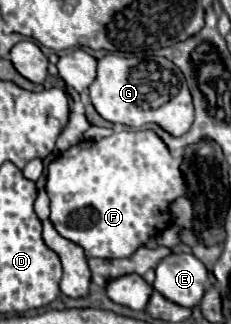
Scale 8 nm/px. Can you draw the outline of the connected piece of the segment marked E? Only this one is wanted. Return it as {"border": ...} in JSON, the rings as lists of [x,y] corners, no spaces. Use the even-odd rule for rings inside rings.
{"border":[[[170,254],[156,268],[154,288],[174,304],[194,308],[200,304],[208,282],[206,266],[192,254]]]}

